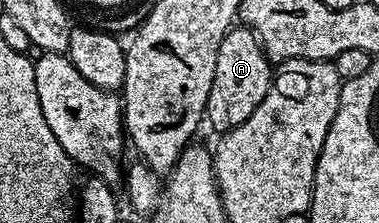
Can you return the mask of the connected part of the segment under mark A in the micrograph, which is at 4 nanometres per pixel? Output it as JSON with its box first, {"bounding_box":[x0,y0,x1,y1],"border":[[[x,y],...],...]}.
{"bounding_box":[205,28,273,135],"border":[[[232,28],[227,31],[217,52],[217,72],[213,72],[213,88],[209,88],[205,115],[206,125],[211,125],[216,135],[228,134],[233,128],[245,124],[253,112],[257,112],[257,104],[261,104],[261,100],[265,100],[265,96],[273,90],[271,69],[273,63],[252,30]]]}

